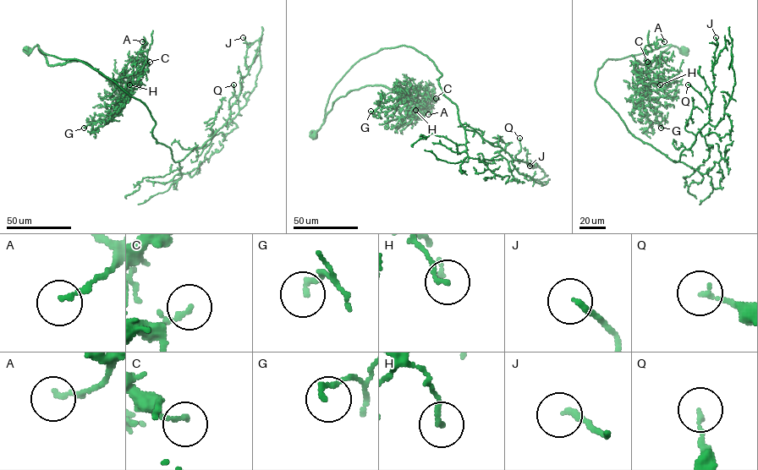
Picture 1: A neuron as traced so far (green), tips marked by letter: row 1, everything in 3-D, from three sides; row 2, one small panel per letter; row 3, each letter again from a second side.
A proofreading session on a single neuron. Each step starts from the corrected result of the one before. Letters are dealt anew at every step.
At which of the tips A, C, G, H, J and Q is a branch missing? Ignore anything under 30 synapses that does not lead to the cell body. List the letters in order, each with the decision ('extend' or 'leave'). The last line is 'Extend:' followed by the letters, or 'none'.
A: leave
C: leave
G: leave
H: leave
J: leave
Q: leave
Extend: none

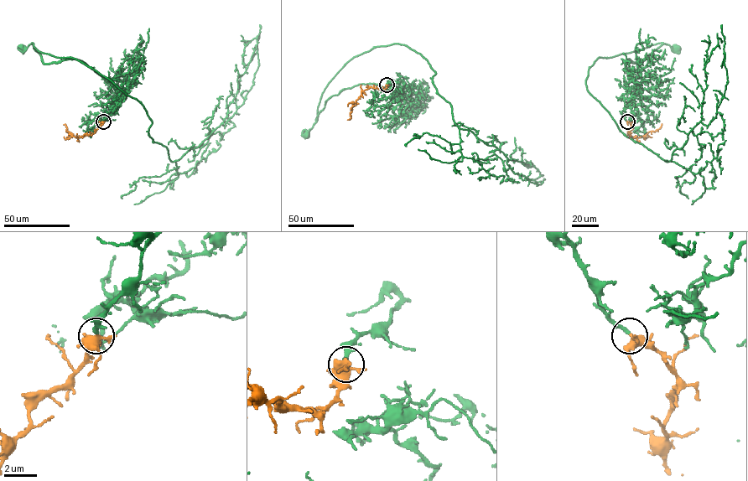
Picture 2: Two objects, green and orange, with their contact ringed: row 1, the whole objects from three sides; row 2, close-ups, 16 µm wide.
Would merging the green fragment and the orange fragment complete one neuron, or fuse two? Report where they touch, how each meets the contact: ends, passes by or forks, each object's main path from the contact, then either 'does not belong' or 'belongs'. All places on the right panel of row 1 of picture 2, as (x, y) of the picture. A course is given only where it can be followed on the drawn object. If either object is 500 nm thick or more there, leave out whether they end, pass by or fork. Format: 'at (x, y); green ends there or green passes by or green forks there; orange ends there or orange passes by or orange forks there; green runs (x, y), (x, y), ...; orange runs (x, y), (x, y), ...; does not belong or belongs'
at (627, 121); green passes by; orange forks there; green runs (627, 121), (622, 111), (638, 90), (626, 69), (625, 60), (641, 64), (664, 43), (677, 49); orange runs (627, 121), (631, 125), (629, 135), (635, 137), (654, 131), (662, 124); belongs

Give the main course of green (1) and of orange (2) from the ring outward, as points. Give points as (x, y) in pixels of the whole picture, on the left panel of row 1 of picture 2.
1: (103, 121), (114, 110), (117, 95), (106, 80), (79, 60), (44, 64), (32, 43), (23, 49)
2: (103, 121), (90, 135), (78, 137), (67, 131), (64, 124)

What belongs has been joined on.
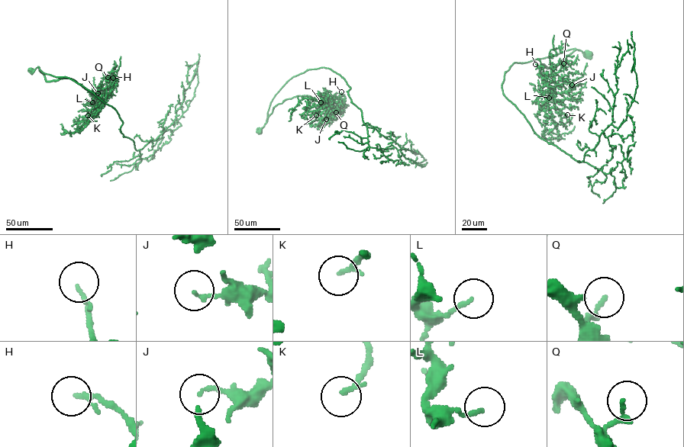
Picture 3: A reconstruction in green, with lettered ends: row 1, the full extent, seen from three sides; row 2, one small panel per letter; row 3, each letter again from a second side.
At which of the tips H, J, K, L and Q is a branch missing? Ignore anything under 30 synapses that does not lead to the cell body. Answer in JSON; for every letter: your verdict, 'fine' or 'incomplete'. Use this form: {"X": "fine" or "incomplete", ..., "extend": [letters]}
{"H": "fine", "J": "fine", "K": "incomplete", "L": "fine", "Q": "fine", "extend": ["K"]}

